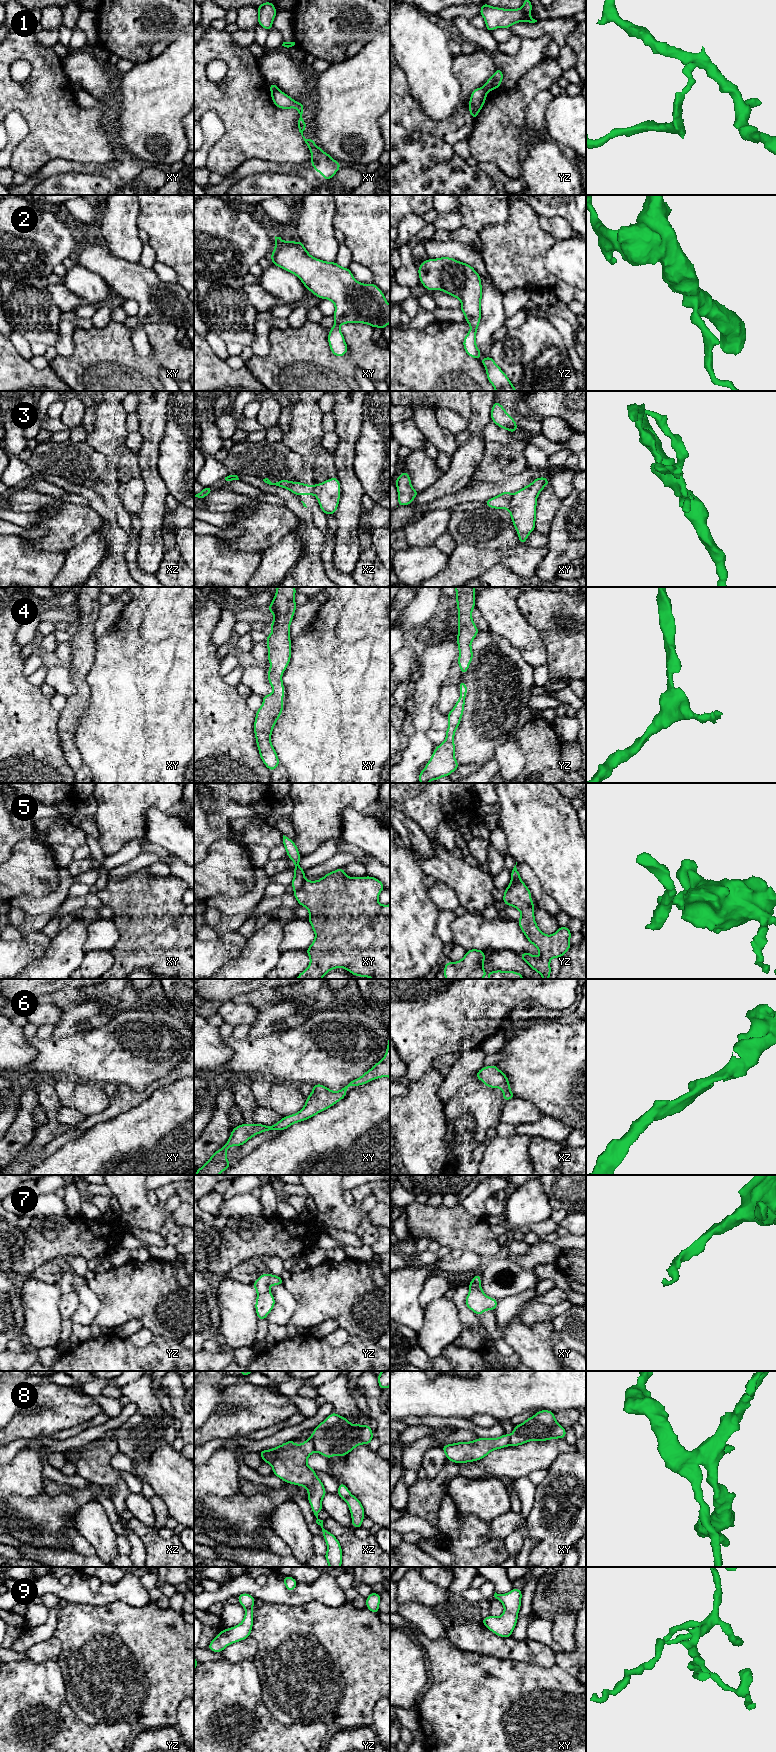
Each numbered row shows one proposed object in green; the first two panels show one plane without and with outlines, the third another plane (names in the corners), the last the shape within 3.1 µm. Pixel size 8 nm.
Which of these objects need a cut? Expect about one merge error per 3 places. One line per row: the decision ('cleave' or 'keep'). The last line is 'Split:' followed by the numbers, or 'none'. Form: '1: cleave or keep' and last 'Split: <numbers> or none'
1: cleave
2: keep
3: cleave
4: keep
5: cleave
6: keep
7: keep
8: cleave
9: keep
Split: 1, 3, 5, 8

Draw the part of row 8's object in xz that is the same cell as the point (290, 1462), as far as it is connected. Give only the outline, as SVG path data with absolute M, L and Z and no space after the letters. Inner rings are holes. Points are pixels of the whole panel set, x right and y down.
M294 1439L283 1443L280 1446L272 1449L266 1449L258 1452L265 1463L272 1466L273 1474L285 1481L286 1483L297 1486L304 1486L308 1491L308 1501L311 1505L313 1514L316 1516L316 1523L319 1525L324 1540L327 1544L327 1552L324 1557L327 1560L329 1567L341 1567L342 1564L342 1549L337 1538L323 1527L323 1520L318 1518L318 1513L323 1509L322 1499L325 1497L326 1490L322 1481L316 1476L316 1471L307 1465L308 1457L315 1452L315 1447L311 1439L307 1439L302 1444L294 1444Z

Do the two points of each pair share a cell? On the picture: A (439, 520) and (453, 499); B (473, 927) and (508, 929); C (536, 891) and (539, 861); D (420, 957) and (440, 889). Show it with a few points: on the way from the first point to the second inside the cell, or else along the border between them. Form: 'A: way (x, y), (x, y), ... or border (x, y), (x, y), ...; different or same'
A: border (448, 508), (429, 510), (424, 514); different
B: way (482, 930), (499, 930); same
C: border (519, 862), (530, 868), (551, 896); different
D: border (428, 887), (428, 896), (440, 910); different

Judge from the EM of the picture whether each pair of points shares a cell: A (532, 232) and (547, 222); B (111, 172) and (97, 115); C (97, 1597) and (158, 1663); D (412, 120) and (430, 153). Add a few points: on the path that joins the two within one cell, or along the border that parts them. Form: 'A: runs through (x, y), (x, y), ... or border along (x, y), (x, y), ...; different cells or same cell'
A: border along (538, 216), (540, 226), (556, 239); different cells
B: border along (108, 139), (116, 158), (106, 164), (86, 164); different cells
C: border along (79, 1604), (105, 1605), (116, 1601), (127, 1604); different cells
D: border along (400, 124), (407, 129), (427, 131), (440, 138); different cells

